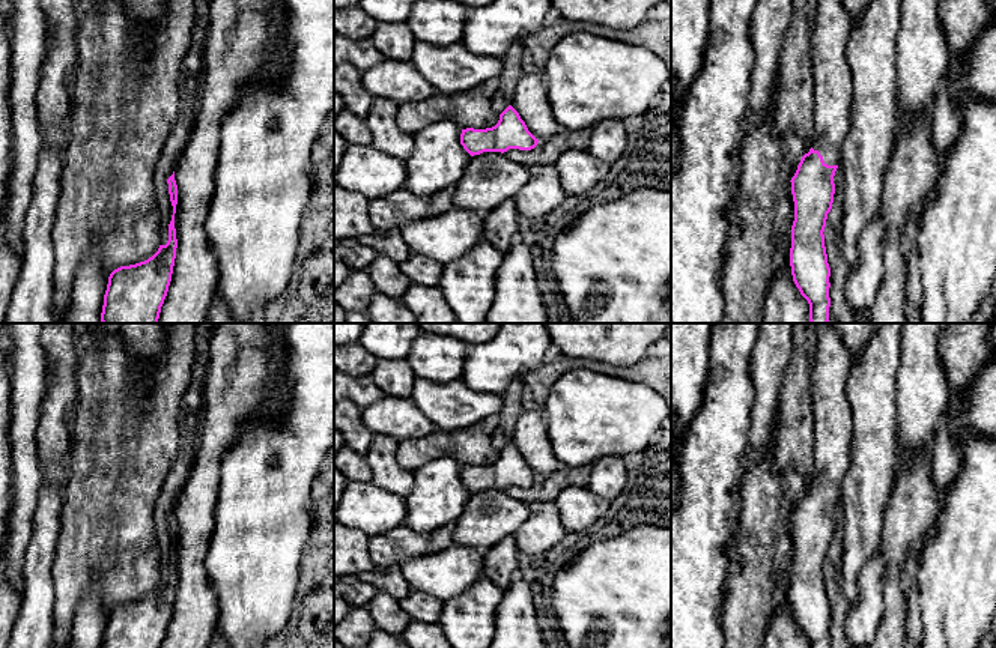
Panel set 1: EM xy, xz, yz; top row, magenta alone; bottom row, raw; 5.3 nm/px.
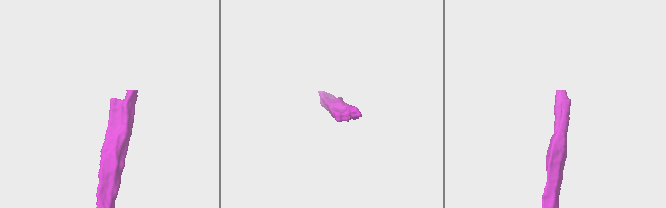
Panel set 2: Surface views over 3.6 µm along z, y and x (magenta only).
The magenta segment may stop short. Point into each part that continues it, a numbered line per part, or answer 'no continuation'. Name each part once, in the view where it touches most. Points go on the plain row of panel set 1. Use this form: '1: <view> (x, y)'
1: yz (831, 453)

